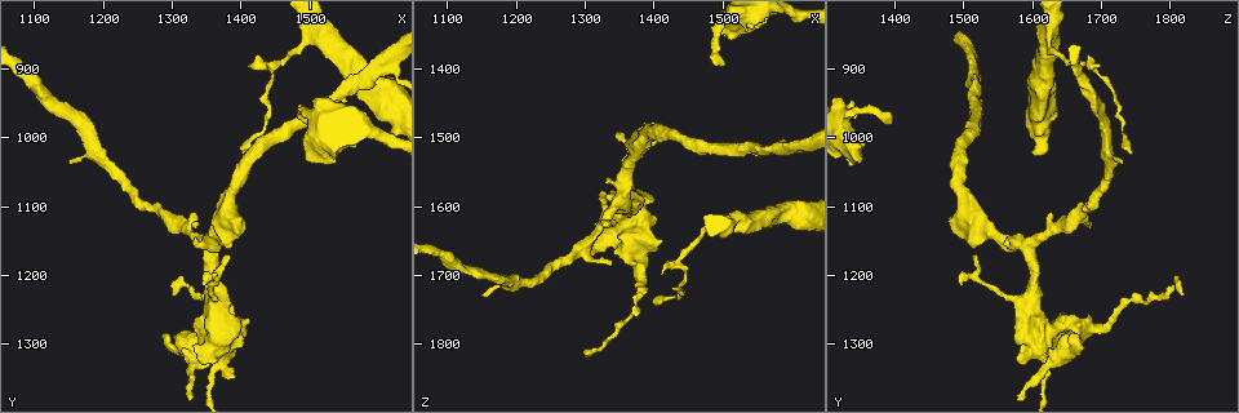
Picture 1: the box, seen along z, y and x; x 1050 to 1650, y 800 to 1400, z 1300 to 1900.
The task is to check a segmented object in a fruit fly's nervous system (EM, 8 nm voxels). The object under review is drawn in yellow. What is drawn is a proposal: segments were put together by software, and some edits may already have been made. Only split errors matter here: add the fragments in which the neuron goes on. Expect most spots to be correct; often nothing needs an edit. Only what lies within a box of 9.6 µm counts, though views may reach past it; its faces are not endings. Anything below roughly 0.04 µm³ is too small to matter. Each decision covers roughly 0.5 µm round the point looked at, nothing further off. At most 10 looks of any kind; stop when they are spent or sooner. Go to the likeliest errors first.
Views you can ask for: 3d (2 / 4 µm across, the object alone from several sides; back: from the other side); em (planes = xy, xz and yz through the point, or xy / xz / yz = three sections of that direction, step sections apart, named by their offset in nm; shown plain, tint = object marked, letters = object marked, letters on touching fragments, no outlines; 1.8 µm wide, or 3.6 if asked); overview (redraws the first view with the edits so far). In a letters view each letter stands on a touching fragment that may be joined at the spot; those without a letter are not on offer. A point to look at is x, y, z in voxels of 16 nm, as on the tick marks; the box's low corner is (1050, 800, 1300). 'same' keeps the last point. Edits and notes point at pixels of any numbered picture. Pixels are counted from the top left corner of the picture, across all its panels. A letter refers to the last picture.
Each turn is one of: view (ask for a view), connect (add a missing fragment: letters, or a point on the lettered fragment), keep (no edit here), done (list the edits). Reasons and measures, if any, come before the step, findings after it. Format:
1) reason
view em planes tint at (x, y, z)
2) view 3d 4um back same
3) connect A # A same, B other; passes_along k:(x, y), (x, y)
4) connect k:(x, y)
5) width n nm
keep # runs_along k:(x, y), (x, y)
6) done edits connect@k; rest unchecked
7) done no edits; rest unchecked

free end
view em xz step 4 tint at (1500, 980, 1395)

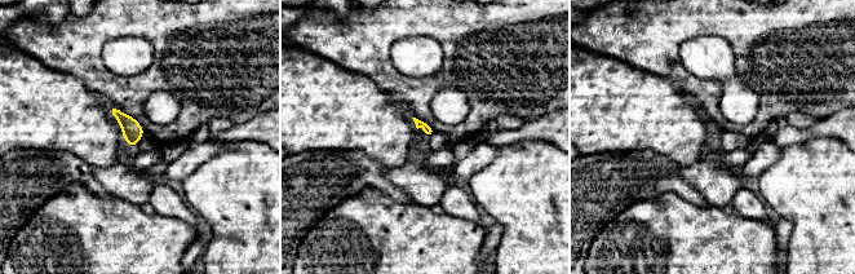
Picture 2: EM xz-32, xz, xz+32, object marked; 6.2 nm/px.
view em planes letters same

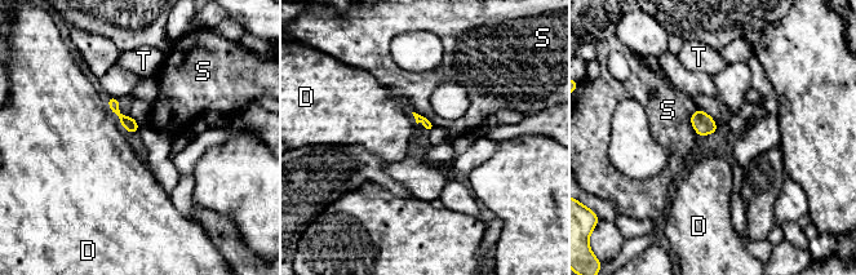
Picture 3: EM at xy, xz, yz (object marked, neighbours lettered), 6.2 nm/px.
keep # D other, S other, T other; border 3:(106, 98), (107, 107), (128, 132); none of them fits

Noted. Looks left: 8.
free end
view em planes tint at (1285, 1285, 1665)

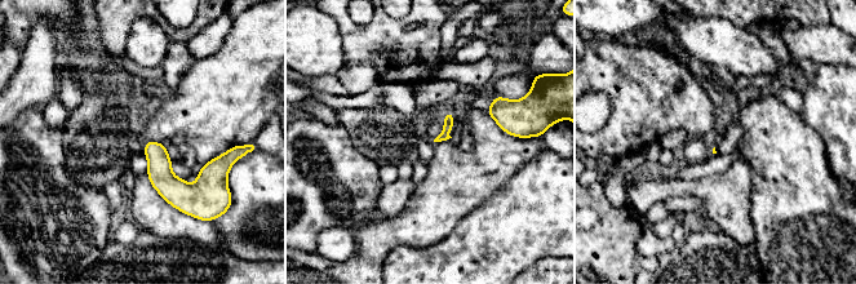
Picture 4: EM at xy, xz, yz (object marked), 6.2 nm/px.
what lies round it
view em planes letters same

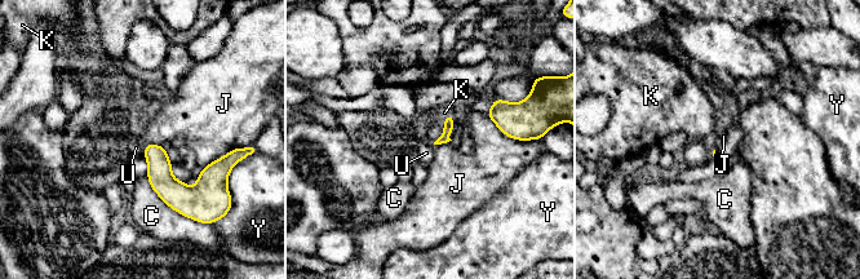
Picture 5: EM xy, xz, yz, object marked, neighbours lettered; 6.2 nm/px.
keep # C other, J other, K other, U other, Y other; runs_along 5:(147, 146), (181, 209); no lettered fragment goes on from it

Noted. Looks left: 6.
thin end
view 3d 2um at (1415, 895, 1700)

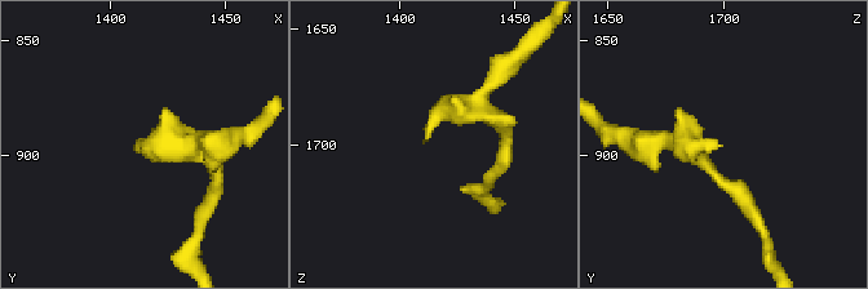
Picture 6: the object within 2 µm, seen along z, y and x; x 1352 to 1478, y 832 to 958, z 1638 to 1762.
view em planes letters at (1411, 898, 1698)

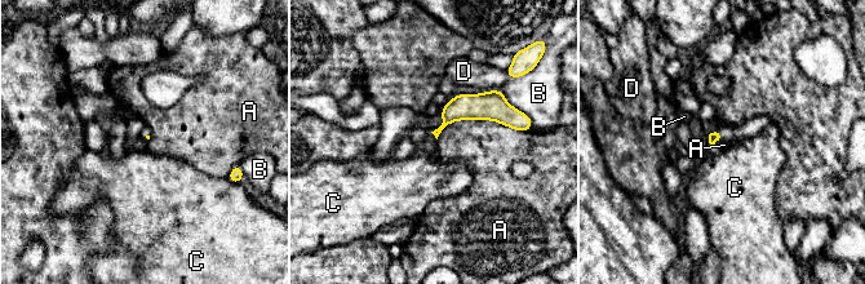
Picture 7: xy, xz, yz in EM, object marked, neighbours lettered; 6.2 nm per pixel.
keep # A other, B other, C other, D other; border 7:(523, 132), (453, 120), (437, 140); no lettered fragment goes on from it

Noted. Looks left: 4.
thin end
view em yz step 4 letters at (1350, 1215, 1495)

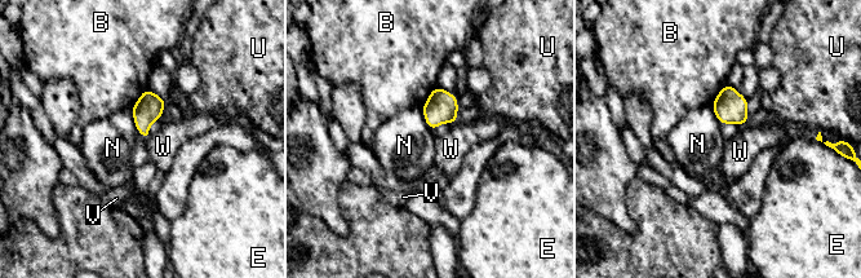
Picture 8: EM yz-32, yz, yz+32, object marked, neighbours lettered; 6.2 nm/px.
another direction
view em planes letters same

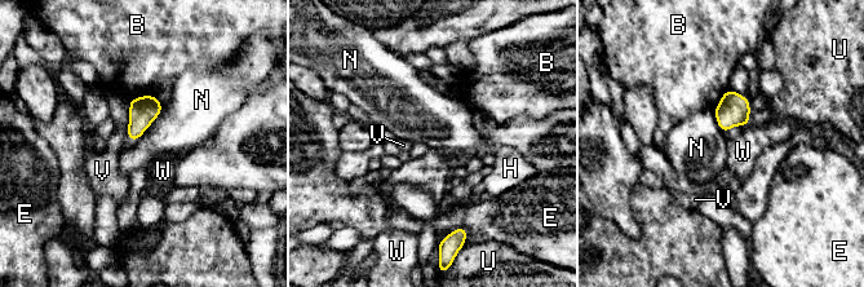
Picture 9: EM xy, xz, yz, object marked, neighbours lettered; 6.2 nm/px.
keep # B other, E other, H other, N other, U other, V other, W other; border 9:(163, 105), (159, 115), (136, 142); none of them fits

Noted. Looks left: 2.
done no edits; rest unchecked

